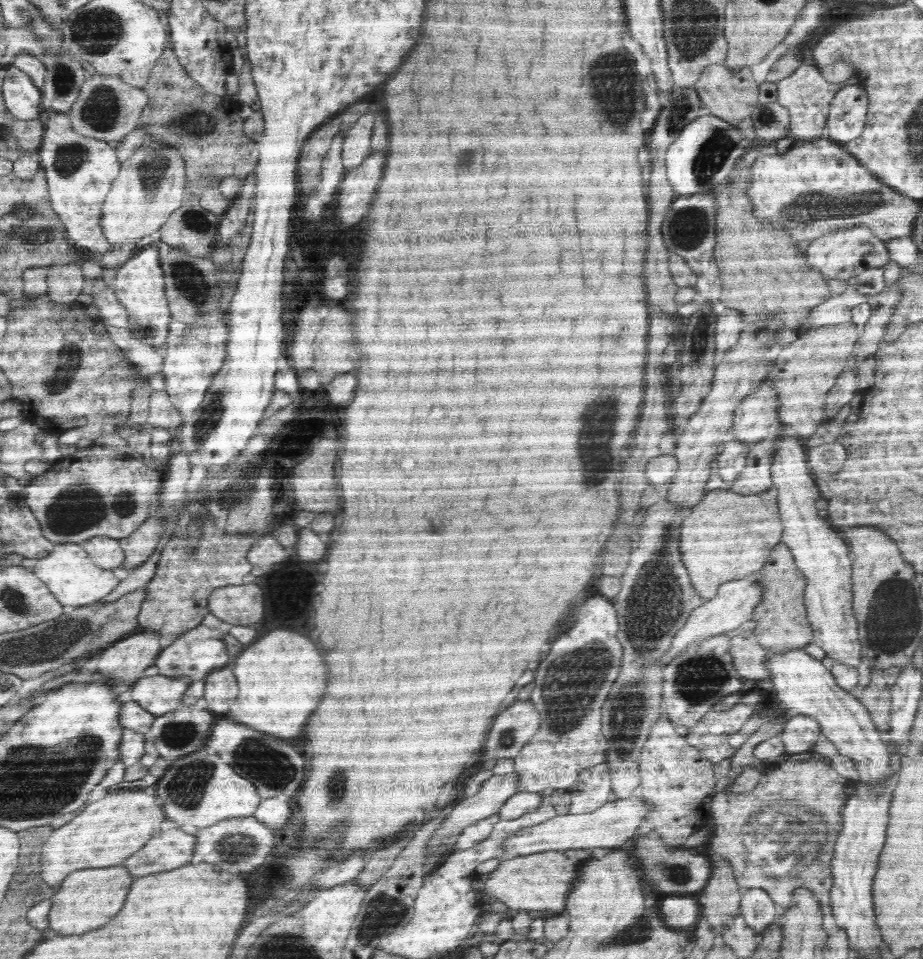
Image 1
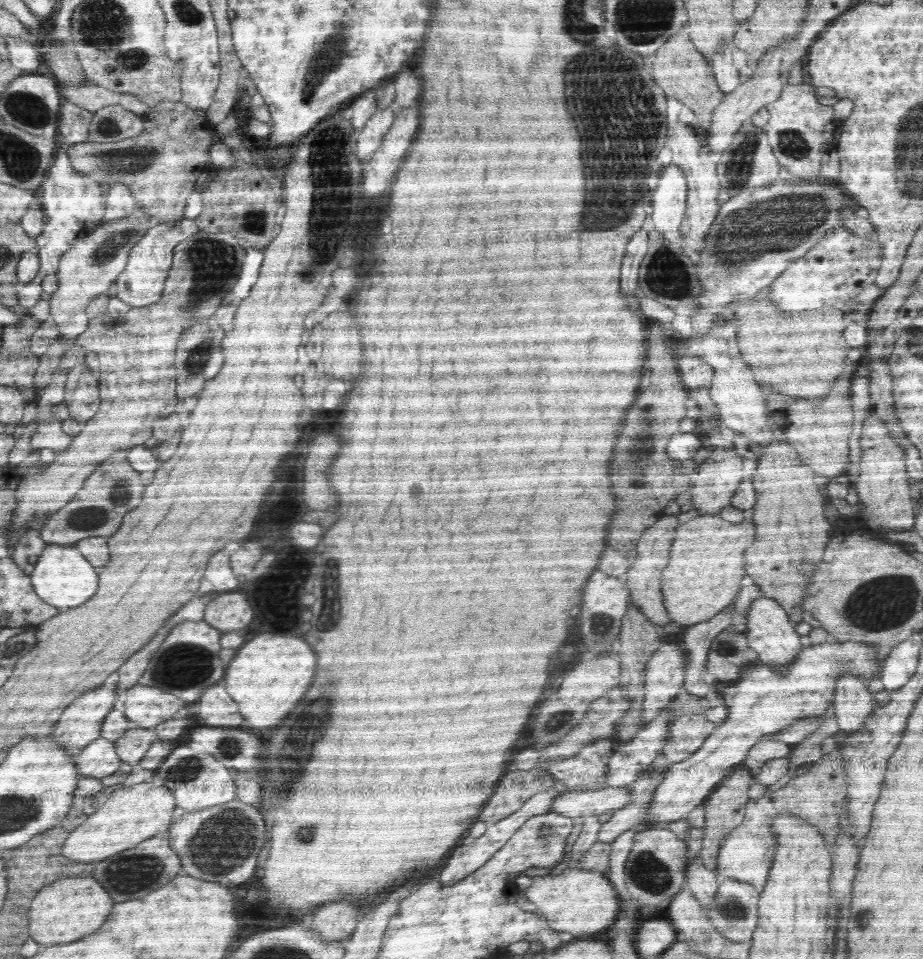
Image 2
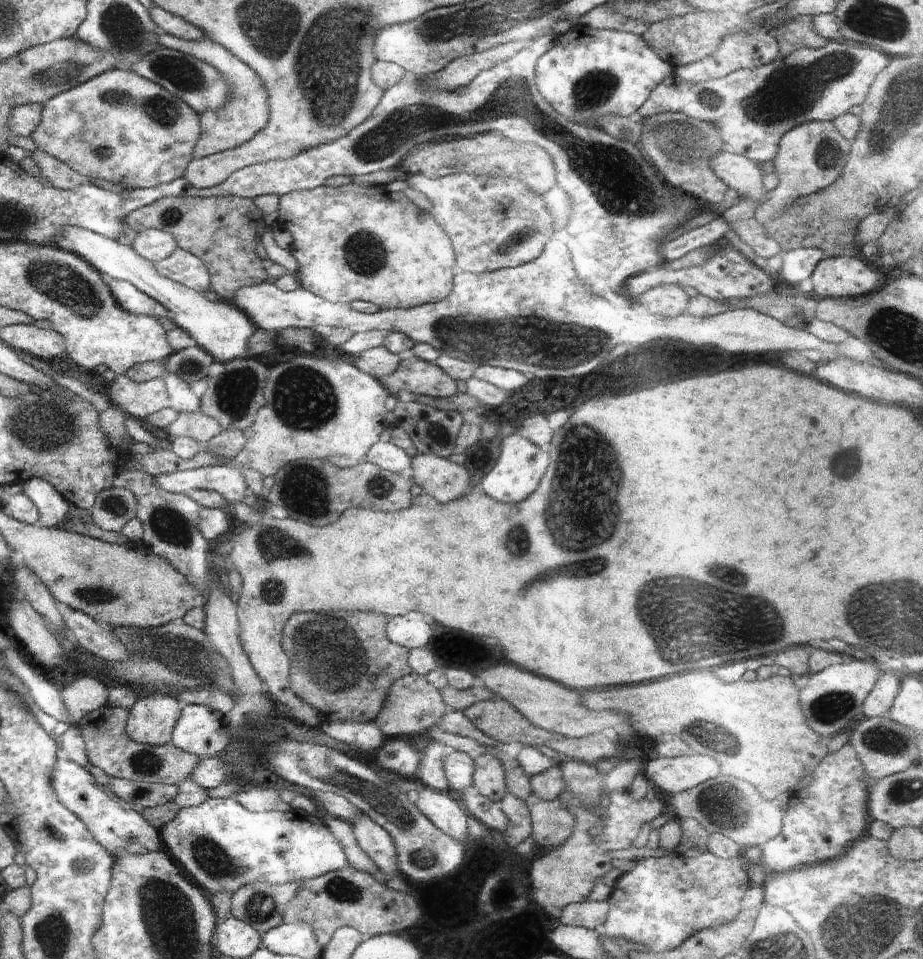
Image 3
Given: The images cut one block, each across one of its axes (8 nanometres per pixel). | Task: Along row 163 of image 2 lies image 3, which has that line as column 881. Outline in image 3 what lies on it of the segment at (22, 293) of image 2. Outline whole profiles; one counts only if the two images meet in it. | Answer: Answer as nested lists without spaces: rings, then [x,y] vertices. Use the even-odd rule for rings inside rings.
[[[840,40],[828,41],[822,48],[802,47],[792,52],[790,56],[770,64],[752,70],[738,69],[724,78],[708,78],[696,84],[673,73],[654,88],[648,100],[640,106],[638,114],[644,118],[650,114],[656,116],[658,112],[682,112],[694,120],[708,122],[716,128],[730,153],[745,156],[762,164],[776,158],[782,136],[798,124],[831,121],[842,114],[848,114],[850,108],[861,105],[866,100],[870,85],[876,80],[876,76],[888,66],[890,62],[888,58],[875,48]]]

